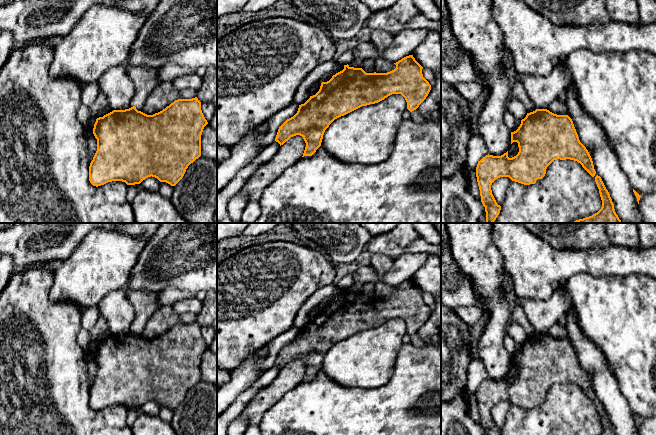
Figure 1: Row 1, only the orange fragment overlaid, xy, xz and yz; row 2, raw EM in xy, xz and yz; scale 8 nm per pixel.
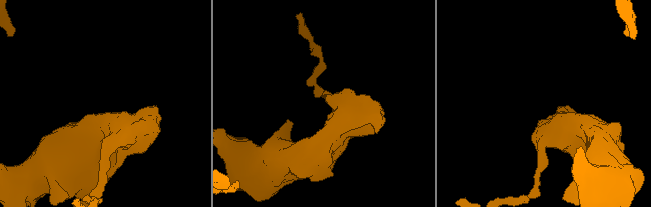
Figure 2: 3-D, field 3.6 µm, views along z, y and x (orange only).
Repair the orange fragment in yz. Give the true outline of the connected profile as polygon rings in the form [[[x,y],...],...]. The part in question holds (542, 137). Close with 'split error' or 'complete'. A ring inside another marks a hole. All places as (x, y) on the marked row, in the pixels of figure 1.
[[[536,109],[527,113],[521,120],[518,129],[511,132],[511,144],[518,143],[519,152],[509,158],[508,151],[501,156],[486,155],[477,164],[476,177],[480,190],[481,202],[485,207],[486,223],[493,223],[498,217],[501,206],[497,204],[491,190],[492,183],[500,177],[509,177],[512,181],[530,185],[535,184],[537,179],[542,179],[546,174],[547,167],[557,159],[574,160],[594,177],[592,158],[586,147],[580,142],[572,119],[568,115],[557,115],[547,109]]]; complete

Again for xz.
[[[413,55],[406,56],[394,63],[396,68],[387,73],[366,73],[362,68],[344,65],[344,69],[327,82],[322,82],[319,91],[299,105],[297,113],[287,119],[278,129],[275,141],[283,145],[291,137],[303,137],[306,147],[303,156],[312,156],[321,146],[323,135],[329,125],[337,118],[344,116],[362,106],[378,103],[392,94],[401,94],[406,102],[407,109],[412,112],[428,96],[431,85],[423,77],[423,67]]]; complete

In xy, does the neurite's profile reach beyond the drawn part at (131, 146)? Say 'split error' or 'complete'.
complete

